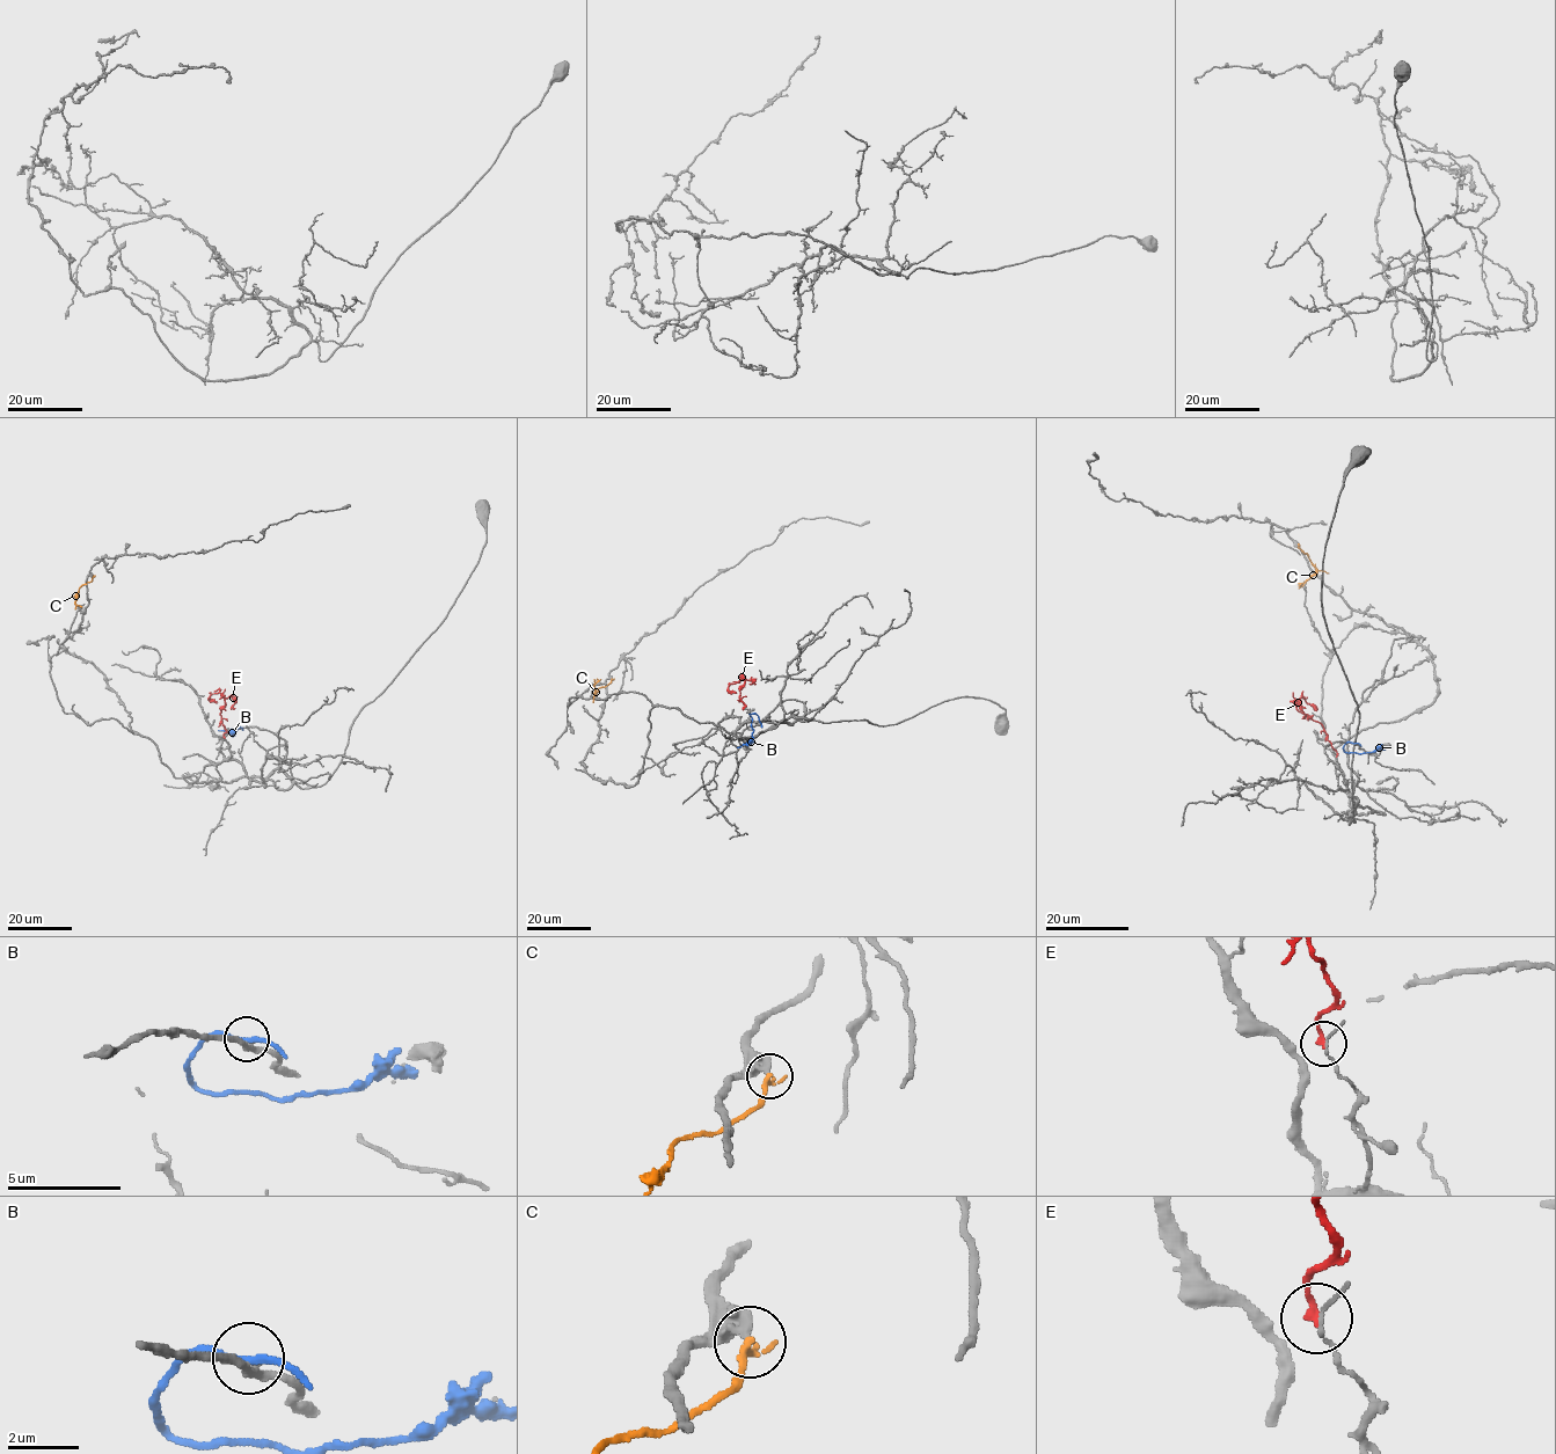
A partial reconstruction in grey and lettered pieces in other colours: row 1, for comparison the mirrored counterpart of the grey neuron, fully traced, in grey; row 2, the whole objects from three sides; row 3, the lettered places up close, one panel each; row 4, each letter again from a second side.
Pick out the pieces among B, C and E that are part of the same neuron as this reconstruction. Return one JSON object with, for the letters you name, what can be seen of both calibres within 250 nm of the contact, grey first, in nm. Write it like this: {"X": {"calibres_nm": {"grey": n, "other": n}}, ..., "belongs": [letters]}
{"belongs": []}

